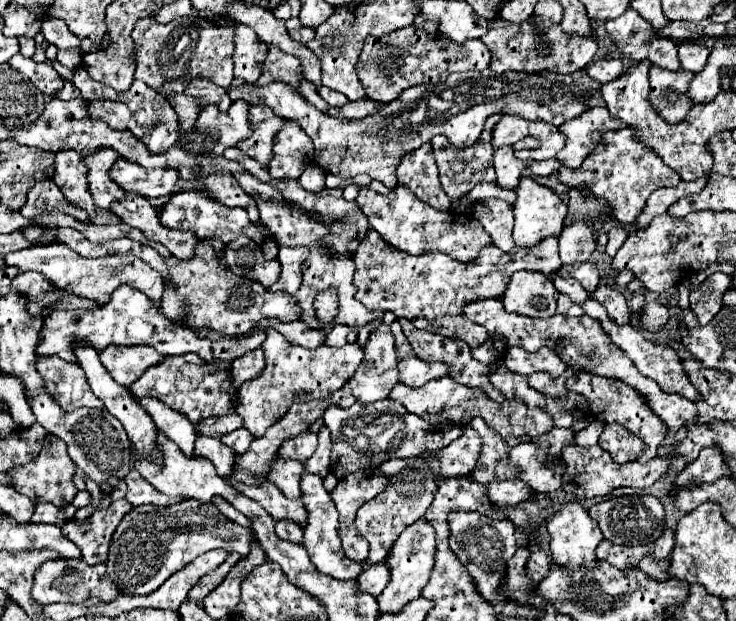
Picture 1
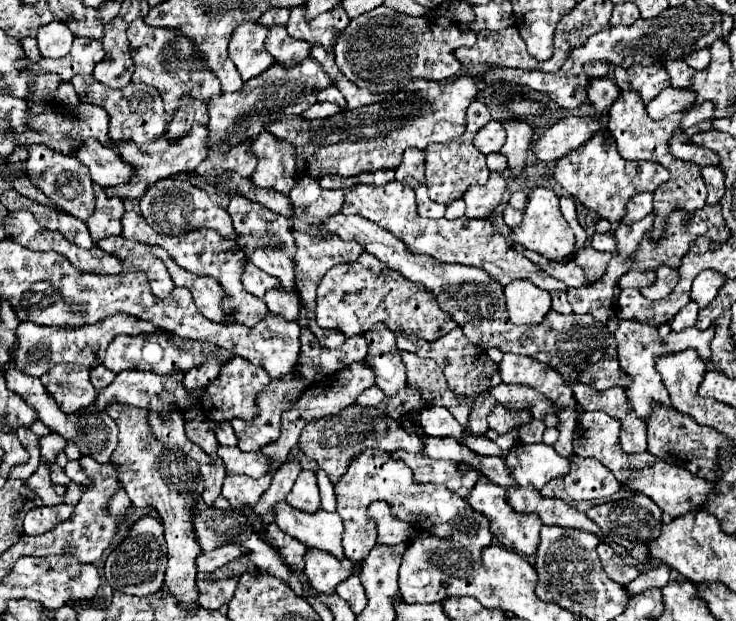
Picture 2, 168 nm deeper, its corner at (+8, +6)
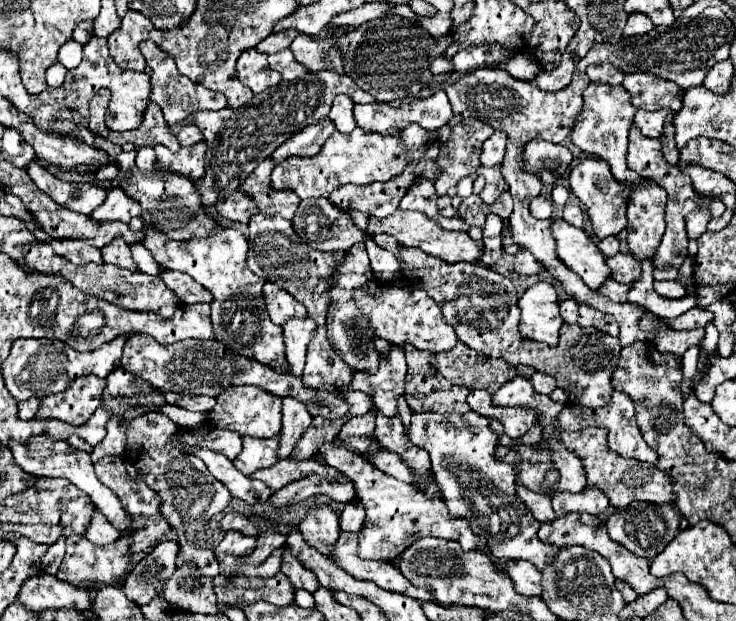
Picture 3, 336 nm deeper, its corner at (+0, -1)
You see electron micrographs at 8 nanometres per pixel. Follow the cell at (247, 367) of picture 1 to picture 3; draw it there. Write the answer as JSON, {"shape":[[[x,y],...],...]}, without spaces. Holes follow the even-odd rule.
{"shape":[[[228,386],[228,390],[216,396],[216,406],[208,412],[214,426],[234,430],[242,436],[256,436],[256,438],[272,438],[280,434],[282,422],[282,400],[266,390],[256,386]]]}

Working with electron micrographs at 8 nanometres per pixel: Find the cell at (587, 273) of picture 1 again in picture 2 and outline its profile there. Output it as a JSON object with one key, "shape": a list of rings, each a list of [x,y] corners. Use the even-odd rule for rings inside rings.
{"shape":[[[582,247],[578,251],[574,263],[586,271],[586,277],[590,281],[596,281],[596,279],[600,279],[600,275],[604,275],[604,269],[606,269],[610,257],[612,255],[604,255],[600,251],[594,251],[592,247]]]}

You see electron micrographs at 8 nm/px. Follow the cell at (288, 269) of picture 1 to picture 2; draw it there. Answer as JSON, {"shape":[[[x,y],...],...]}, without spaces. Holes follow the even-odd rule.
{"shape":[[[286,289],[268,291],[264,301],[266,301],[270,313],[284,317],[286,321],[296,321],[298,319],[298,303],[296,303],[296,295],[292,295],[292,293],[294,291],[286,291]]]}

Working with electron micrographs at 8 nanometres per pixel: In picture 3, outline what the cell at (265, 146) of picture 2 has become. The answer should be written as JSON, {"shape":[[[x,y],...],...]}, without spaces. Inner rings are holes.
{"shape":[[[272,158],[262,160],[254,168],[254,172],[242,182],[240,188],[256,200],[260,214],[264,214],[264,216],[280,214],[282,218],[292,220],[294,212],[300,204],[300,198],[292,190],[274,190],[272,188],[272,184],[270,184],[272,168],[274,168]]]}

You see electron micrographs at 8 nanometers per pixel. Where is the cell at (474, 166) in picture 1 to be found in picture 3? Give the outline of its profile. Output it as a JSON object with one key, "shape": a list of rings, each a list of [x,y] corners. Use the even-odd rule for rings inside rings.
{"shape":[[[464,118],[460,126],[456,126],[452,138],[440,146],[440,174],[434,182],[438,196],[446,196],[448,190],[454,188],[464,176],[474,174],[482,166],[480,150],[492,132],[494,128],[478,118]]]}

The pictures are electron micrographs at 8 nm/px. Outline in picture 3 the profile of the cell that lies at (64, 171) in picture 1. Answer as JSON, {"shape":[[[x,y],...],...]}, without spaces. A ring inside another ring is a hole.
{"shape":[[[30,162],[26,172],[44,194],[68,210],[92,214],[92,210],[96,210],[106,200],[104,188],[88,182],[64,182],[36,162]]]}

